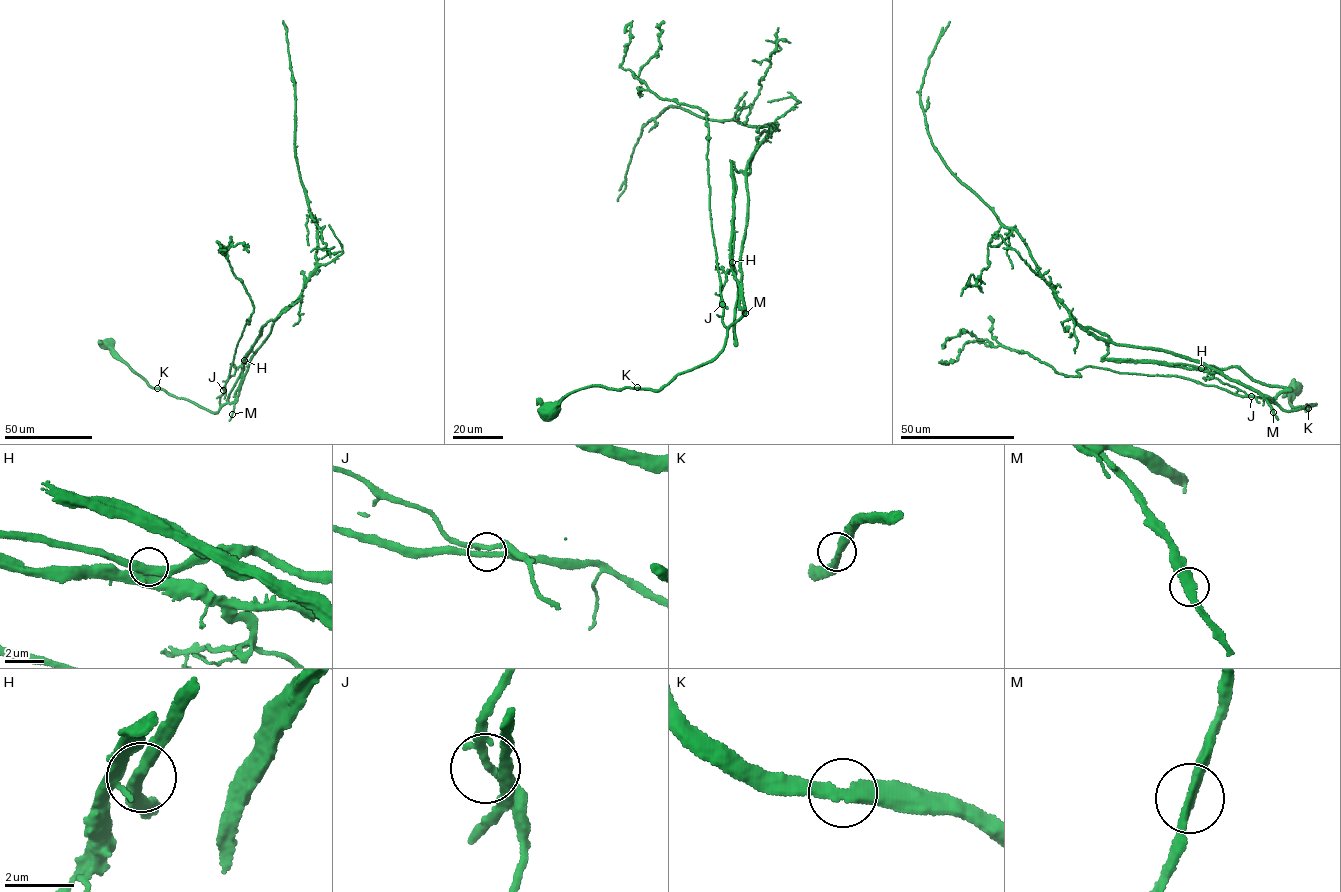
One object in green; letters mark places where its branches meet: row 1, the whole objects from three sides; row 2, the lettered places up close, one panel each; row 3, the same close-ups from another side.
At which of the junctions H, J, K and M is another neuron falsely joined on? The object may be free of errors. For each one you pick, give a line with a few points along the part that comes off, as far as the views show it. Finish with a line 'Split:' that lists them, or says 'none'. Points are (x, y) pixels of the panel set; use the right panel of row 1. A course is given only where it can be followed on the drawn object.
Split: none

